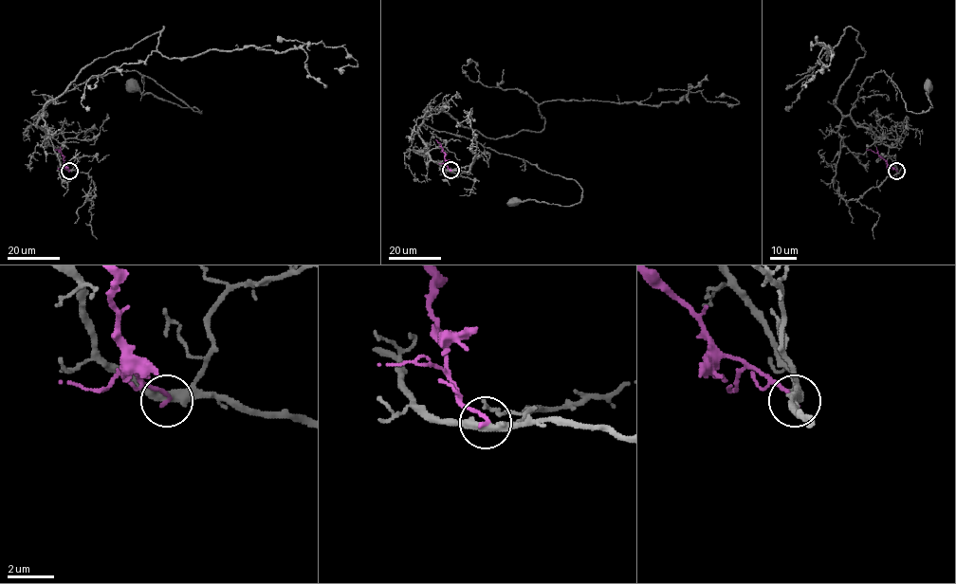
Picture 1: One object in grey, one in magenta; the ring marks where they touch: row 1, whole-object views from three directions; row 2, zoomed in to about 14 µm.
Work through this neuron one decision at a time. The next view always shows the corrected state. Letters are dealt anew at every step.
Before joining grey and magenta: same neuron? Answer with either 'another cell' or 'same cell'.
another cell

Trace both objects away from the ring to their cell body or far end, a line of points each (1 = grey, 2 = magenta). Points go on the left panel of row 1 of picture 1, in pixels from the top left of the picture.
1: (69, 171), (37, 122), (43, 109), (92, 78), (135, 71), (201, 114), (132, 85)
2: (69, 171), (62, 153), (55, 149)

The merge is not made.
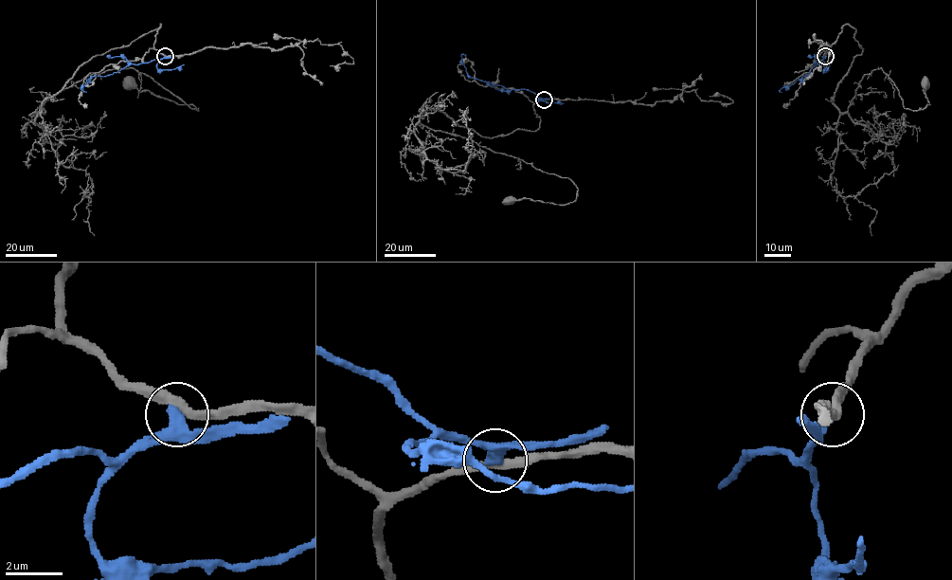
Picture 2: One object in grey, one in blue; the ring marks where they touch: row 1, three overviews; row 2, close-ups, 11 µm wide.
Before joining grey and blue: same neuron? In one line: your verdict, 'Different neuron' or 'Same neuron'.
Different neuron

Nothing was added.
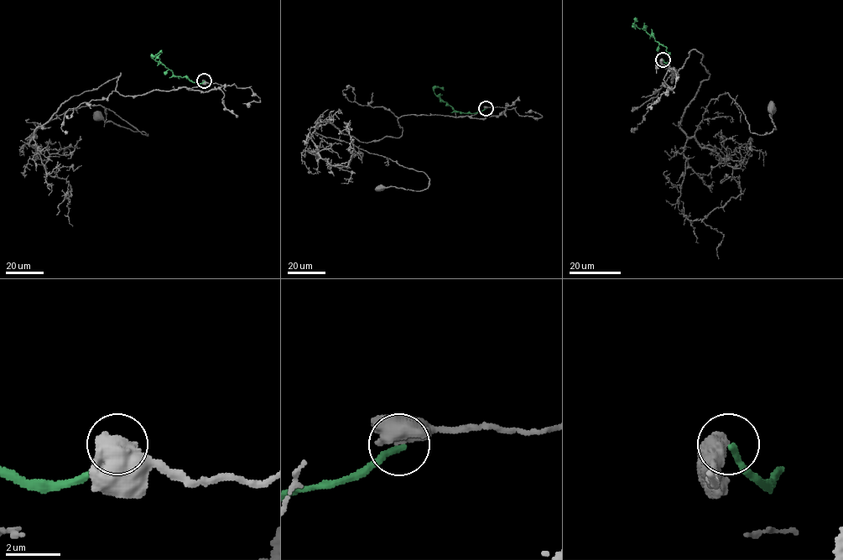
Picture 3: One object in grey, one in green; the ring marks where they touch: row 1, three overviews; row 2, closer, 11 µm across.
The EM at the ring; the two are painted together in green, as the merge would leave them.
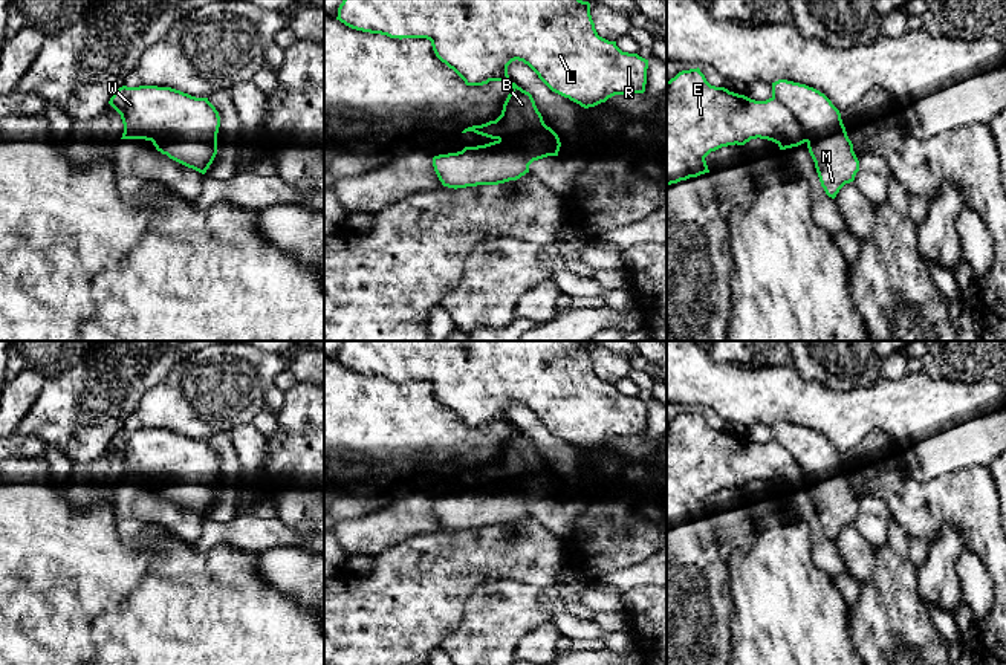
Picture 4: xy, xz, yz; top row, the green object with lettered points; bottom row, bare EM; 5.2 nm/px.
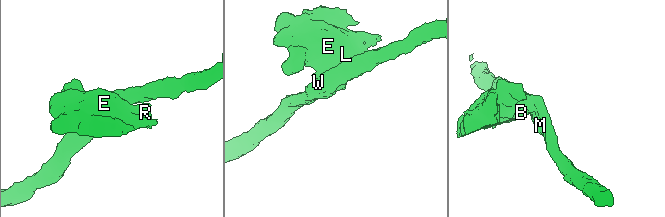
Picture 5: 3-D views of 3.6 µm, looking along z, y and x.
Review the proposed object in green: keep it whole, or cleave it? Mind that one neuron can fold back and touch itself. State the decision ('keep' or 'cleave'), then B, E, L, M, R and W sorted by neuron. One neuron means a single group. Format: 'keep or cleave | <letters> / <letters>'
cleave | B E L R / M W

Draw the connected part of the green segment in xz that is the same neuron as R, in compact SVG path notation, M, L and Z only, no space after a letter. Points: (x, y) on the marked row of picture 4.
M342 0L336 20L352 29L390 38L430 40L436 57L453 69L466 86L509 81L512 90L503 104L501 115L495 121L468 127L462 133L474 131L491 139L505 139L546 125L532 95L512 83L508 75L508 66L515 60L527 64L552 92L584 109L605 102L615 95L645 92L648 60L638 54L622 52L616 41L599 37L590 15L590 3L583 0Z

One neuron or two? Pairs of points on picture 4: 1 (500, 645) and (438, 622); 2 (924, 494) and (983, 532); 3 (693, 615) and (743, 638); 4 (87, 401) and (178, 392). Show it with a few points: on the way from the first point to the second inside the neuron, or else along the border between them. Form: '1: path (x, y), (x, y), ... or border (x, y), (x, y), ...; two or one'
1: border (470, 595), (462, 619), (444, 638), (439, 647); two
2: path (939, 500), (951, 500), (968, 517); one
3: border (731, 595), (730, 648); two
4: border (170, 372), (142, 396), (126, 421), (126, 427); two

